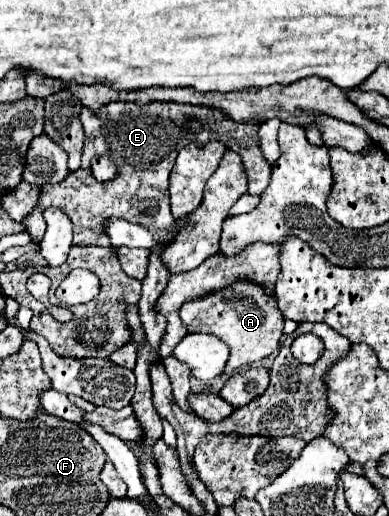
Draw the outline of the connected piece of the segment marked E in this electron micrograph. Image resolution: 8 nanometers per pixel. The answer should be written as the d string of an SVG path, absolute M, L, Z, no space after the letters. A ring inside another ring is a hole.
M112 102L108 106L102 106L98 112L82 108L80 120L86 130L82 166L76 172L70 172L62 182L42 186L40 206L24 220L34 242L40 242L40 238L44 236L46 224L42 218L42 210L46 206L58 206L70 216L74 224L76 246L110 246L108 236L104 234L104 222L108 218L124 218L144 228L172 226L174 216L170 212L168 176L178 152L190 142L206 144L208 140L220 140L228 146L228 150L238 152L246 162L250 194L262 194L270 182L270 166L266 164L258 144L258 124L242 124L228 120L220 114L220 110L174 102L152 102L146 106L138 106L132 102ZM192 118L202 124L202 130L196 134L192 134L188 126L188 120ZM92 156L108 156L118 166L120 176L106 184L96 182L90 172Z

